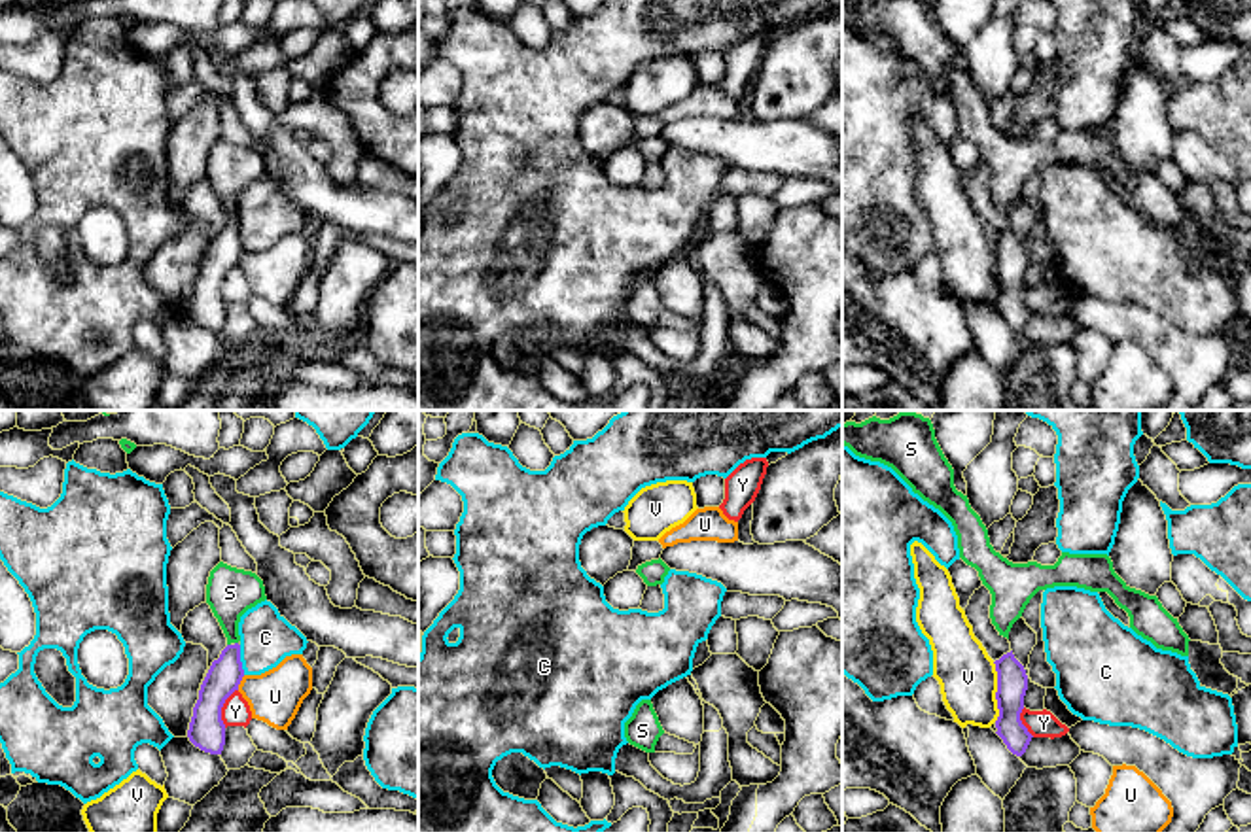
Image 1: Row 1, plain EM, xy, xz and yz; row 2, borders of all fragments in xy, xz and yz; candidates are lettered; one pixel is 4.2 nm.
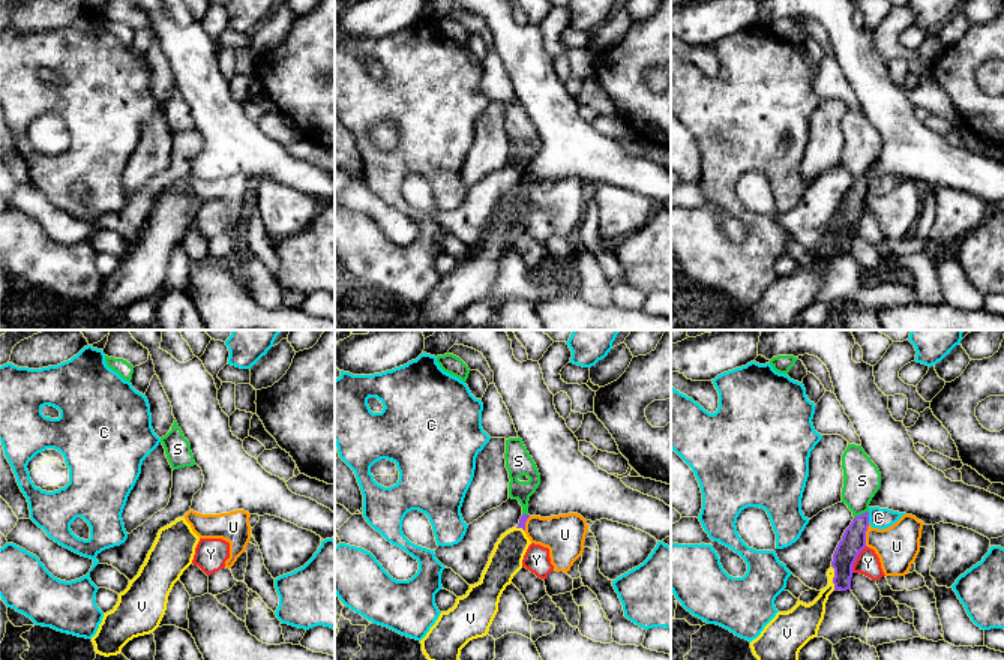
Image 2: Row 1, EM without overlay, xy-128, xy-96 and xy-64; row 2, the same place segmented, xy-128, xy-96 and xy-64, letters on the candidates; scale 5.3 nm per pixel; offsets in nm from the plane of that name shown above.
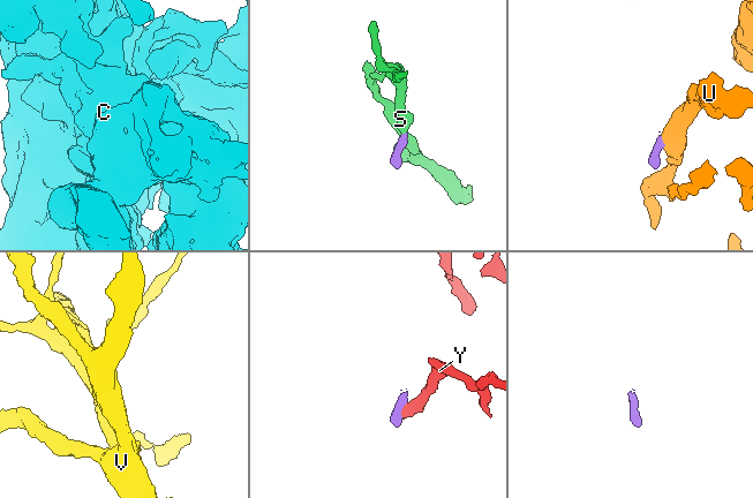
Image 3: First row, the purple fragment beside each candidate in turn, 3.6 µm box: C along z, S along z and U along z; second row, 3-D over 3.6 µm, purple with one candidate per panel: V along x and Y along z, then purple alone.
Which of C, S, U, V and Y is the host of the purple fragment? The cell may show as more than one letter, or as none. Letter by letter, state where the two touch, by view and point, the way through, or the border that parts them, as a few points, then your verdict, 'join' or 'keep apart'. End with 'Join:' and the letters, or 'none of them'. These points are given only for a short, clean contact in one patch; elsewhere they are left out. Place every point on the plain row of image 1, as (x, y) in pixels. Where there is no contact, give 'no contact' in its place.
C: xy (239, 237) | keep apart
S: no contact | join
U: xy (239, 260) | along xy (245, 252), (237, 265) | keep apart
V: yz (996, 269) | along yz (992, 239), (996, 248), (996, 297) | keep apart
Y: xy (222, 282) | along xy (237, 265), (222, 284), (224, 303) | keep apart
Join: S

